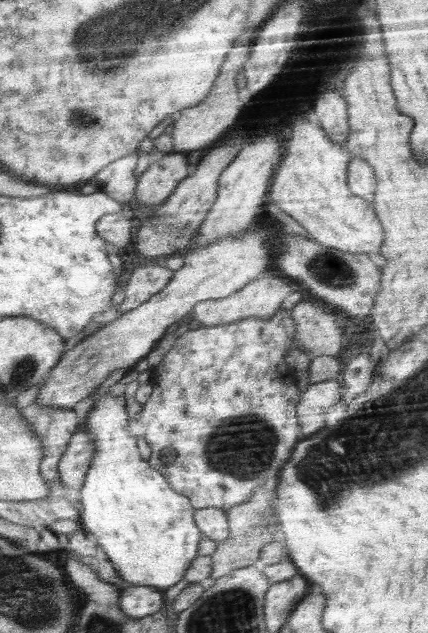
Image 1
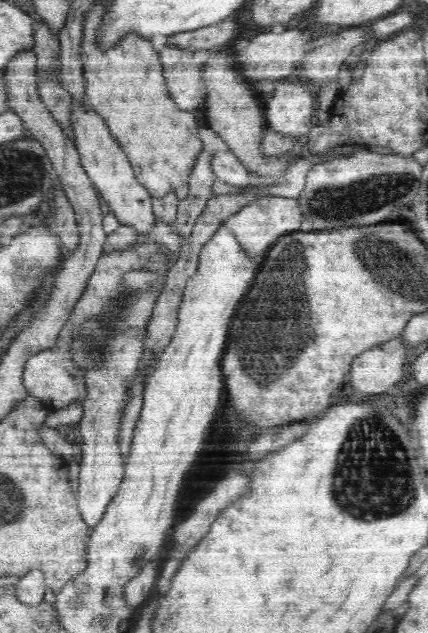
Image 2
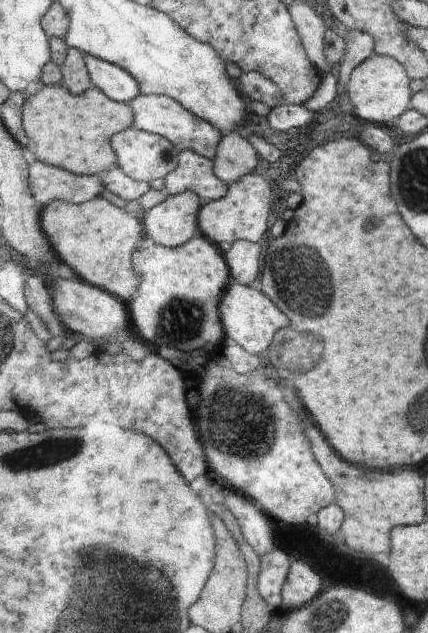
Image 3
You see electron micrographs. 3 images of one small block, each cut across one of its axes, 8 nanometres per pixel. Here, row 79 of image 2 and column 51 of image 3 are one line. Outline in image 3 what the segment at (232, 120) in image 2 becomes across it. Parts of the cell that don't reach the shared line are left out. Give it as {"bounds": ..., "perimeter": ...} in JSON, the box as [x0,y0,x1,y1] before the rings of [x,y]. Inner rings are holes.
{"bounds":[43,196,142,303],"perimeter":[[[100,196],[85,203],[57,200],[43,209],[43,227],[53,248],[79,278],[114,293],[118,300],[127,303],[138,296],[140,276],[132,268],[132,252],[142,238],[142,224],[138,218]]]}

